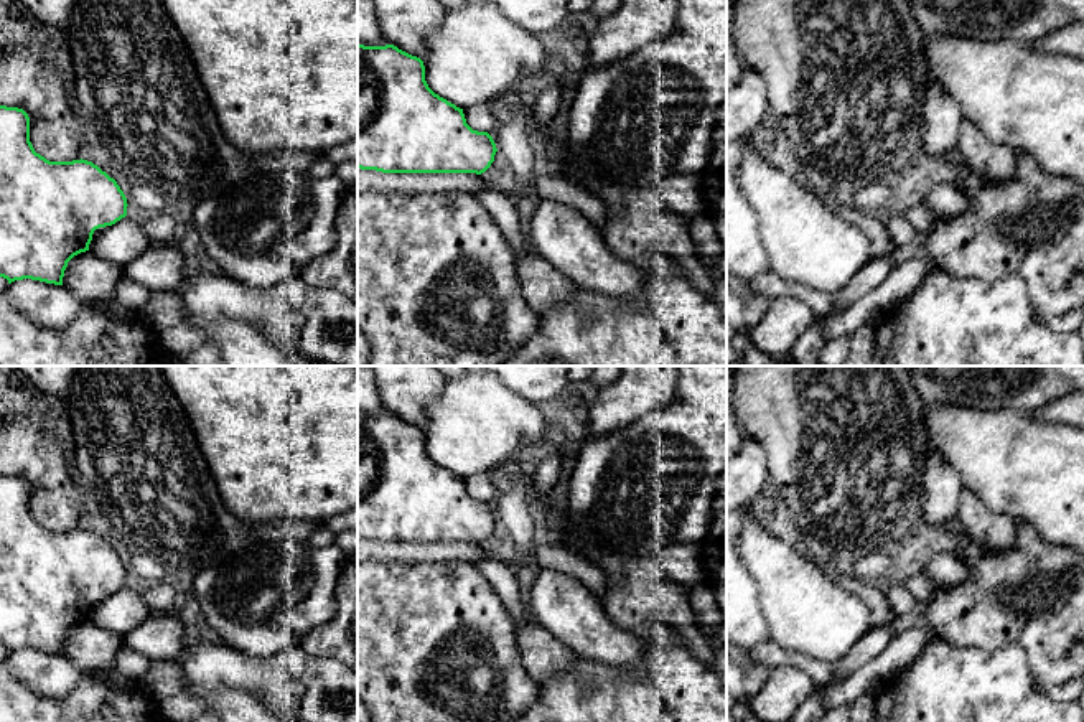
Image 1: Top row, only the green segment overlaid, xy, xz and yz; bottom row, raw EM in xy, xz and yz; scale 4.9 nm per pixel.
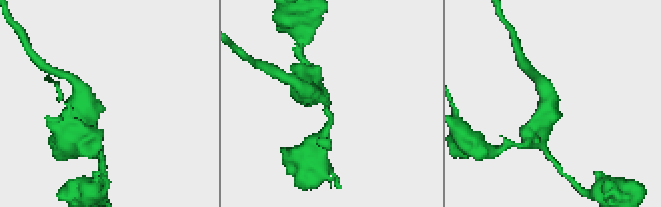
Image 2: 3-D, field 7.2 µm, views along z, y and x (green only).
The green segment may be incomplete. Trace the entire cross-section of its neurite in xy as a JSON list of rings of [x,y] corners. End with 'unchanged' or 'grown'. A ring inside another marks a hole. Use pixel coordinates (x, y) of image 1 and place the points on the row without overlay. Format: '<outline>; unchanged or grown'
[[[0,475],[0,646],[63,654],[68,631],[89,620],[92,603],[127,585],[117,551],[87,529],[49,531],[30,511],[23,478]]]; unchanged

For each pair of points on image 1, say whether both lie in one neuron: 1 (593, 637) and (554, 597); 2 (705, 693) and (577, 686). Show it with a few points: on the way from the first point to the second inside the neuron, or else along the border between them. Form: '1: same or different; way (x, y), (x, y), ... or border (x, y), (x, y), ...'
1: same; way (584, 627), (564, 607)
2: same; way (674, 693), (608, 693)

